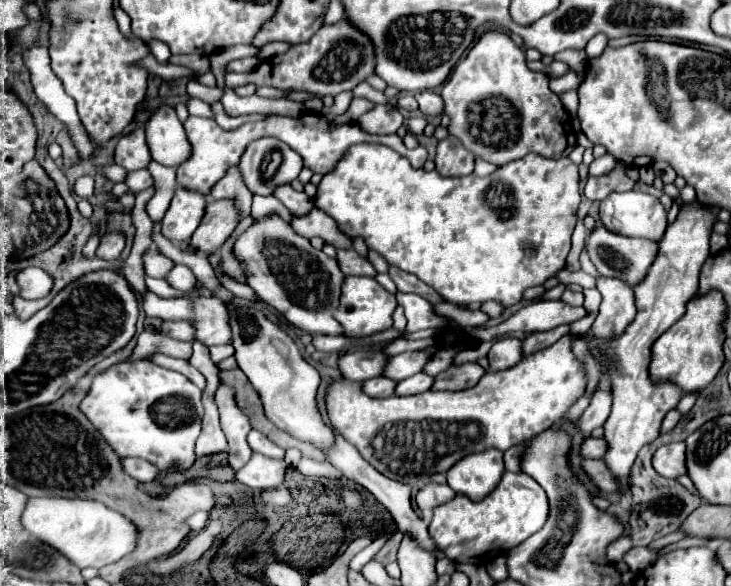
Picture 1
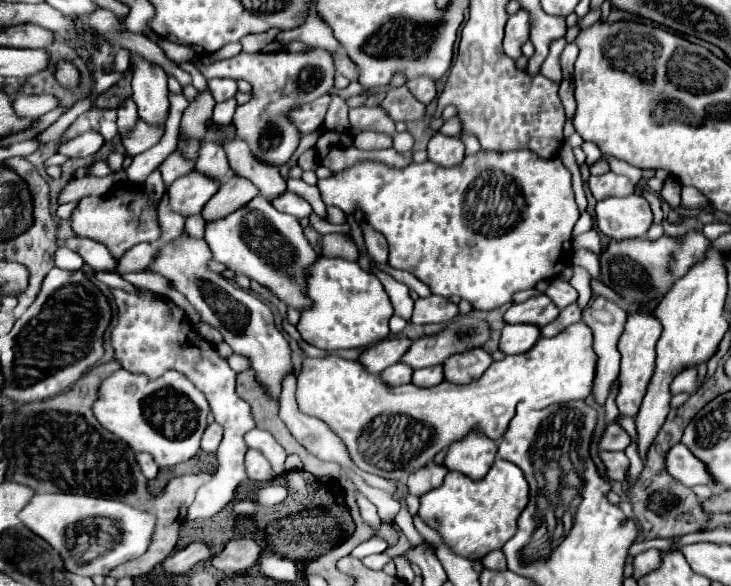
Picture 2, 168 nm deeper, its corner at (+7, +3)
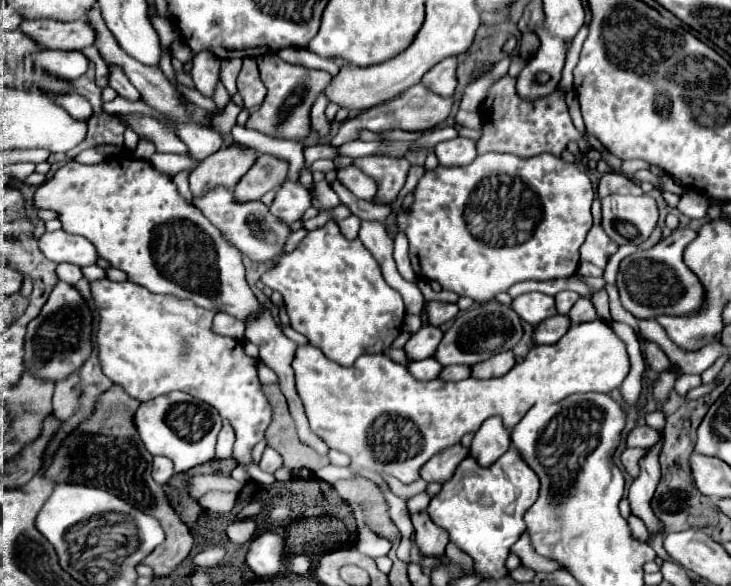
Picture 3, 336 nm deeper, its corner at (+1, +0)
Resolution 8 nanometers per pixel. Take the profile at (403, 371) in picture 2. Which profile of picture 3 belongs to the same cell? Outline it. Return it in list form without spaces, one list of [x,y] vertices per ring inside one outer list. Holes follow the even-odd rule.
[[[435,357],[421,359],[421,361],[413,361],[413,363],[409,365],[409,371],[411,371],[417,379],[421,379],[421,381],[431,381],[431,379],[439,377],[439,371],[441,371],[441,369],[443,369],[443,367],[439,367],[439,363],[437,363]]]

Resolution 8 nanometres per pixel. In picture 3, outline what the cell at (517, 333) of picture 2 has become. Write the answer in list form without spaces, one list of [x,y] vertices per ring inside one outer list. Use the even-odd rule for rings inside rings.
[[[553,315],[551,319],[545,319],[543,323],[539,323],[539,327],[533,333],[533,343],[537,345],[551,345],[557,343],[571,327],[571,321],[567,319],[567,315]]]

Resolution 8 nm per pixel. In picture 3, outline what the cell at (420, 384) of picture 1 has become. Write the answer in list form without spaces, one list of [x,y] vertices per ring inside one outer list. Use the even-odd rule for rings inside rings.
[[[451,365],[451,367],[445,367],[439,377],[445,379],[445,381],[461,381],[461,379],[471,377],[471,367],[467,367],[467,365]]]

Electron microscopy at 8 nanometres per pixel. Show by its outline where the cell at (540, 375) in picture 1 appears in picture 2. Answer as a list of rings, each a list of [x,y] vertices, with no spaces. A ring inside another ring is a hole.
[[[577,322],[577,324],[571,324],[569,328],[565,328],[563,332],[559,332],[557,336],[553,336],[553,338],[541,338],[541,340],[537,340],[537,346],[533,346],[529,352],[515,354],[515,356],[507,356],[507,358],[503,358],[501,362],[493,362],[493,364],[485,370],[485,374],[483,374],[479,380],[471,382],[471,384],[457,386],[457,384],[451,384],[451,382],[441,382],[441,384],[431,386],[431,388],[417,388],[417,386],[413,386],[413,384],[405,384],[405,386],[397,386],[397,388],[387,388],[387,386],[379,380],[379,374],[367,374],[367,372],[363,370],[363,366],[361,366],[357,360],[343,360],[343,358],[307,358],[307,360],[303,362],[303,370],[297,374],[297,402],[299,402],[301,412],[305,412],[305,414],[309,414],[309,416],[317,416],[317,418],[323,420],[337,436],[343,438],[343,442],[345,442],[345,446],[347,446],[347,450],[349,450],[353,462],[355,462],[361,470],[365,470],[365,472],[369,472],[369,474],[377,474],[377,476],[389,478],[389,480],[401,480],[405,474],[411,474],[411,472],[415,472],[417,468],[423,468],[425,464],[429,464],[429,462],[435,458],[435,454],[439,454],[441,450],[449,448],[453,442],[463,440],[463,438],[465,438],[469,432],[473,432],[473,430],[479,430],[479,432],[483,432],[485,436],[489,436],[491,440],[497,440],[497,442],[499,442],[501,436],[507,432],[507,426],[509,426],[511,418],[515,416],[515,408],[517,408],[519,402],[529,402],[533,408],[539,410],[539,408],[547,408],[549,404],[563,404],[563,402],[569,402],[569,400],[585,400],[585,398],[591,394],[593,376],[595,376],[595,352],[593,352],[593,348],[591,348],[591,342],[593,342],[591,330],[589,330],[583,322]]]

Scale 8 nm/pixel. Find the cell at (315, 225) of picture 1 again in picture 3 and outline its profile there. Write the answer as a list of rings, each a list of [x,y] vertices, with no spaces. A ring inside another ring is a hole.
[[[287,179],[279,189],[271,205],[271,213],[277,219],[283,219],[283,223],[291,225],[301,219],[301,215],[311,207],[309,191],[299,183]]]

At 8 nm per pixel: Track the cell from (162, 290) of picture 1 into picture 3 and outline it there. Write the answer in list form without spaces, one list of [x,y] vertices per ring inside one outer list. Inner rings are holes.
[[[61,229],[43,233],[39,237],[39,249],[49,261],[55,263],[73,263],[77,267],[85,267],[97,261],[97,251],[89,239],[65,233]]]

